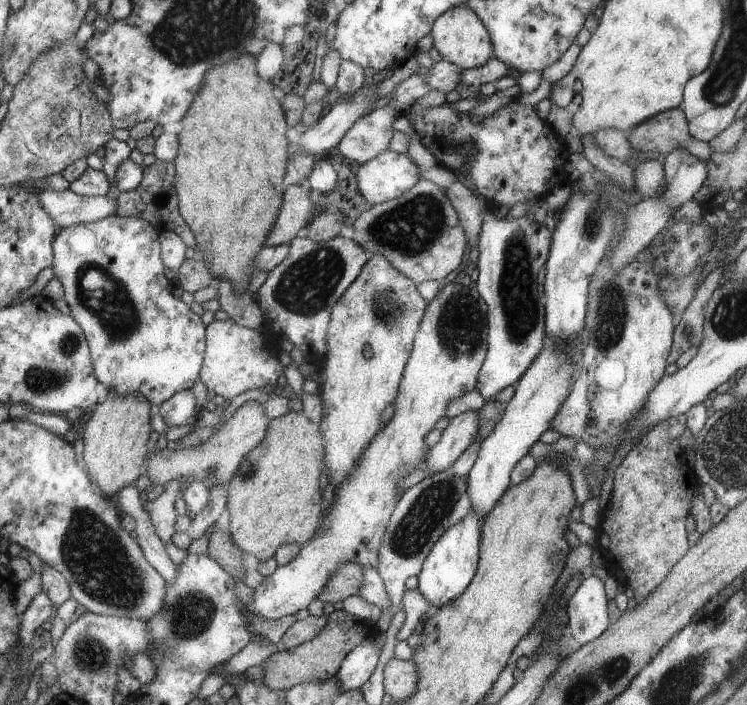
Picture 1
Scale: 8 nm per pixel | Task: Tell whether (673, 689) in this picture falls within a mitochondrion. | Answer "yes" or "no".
yes

